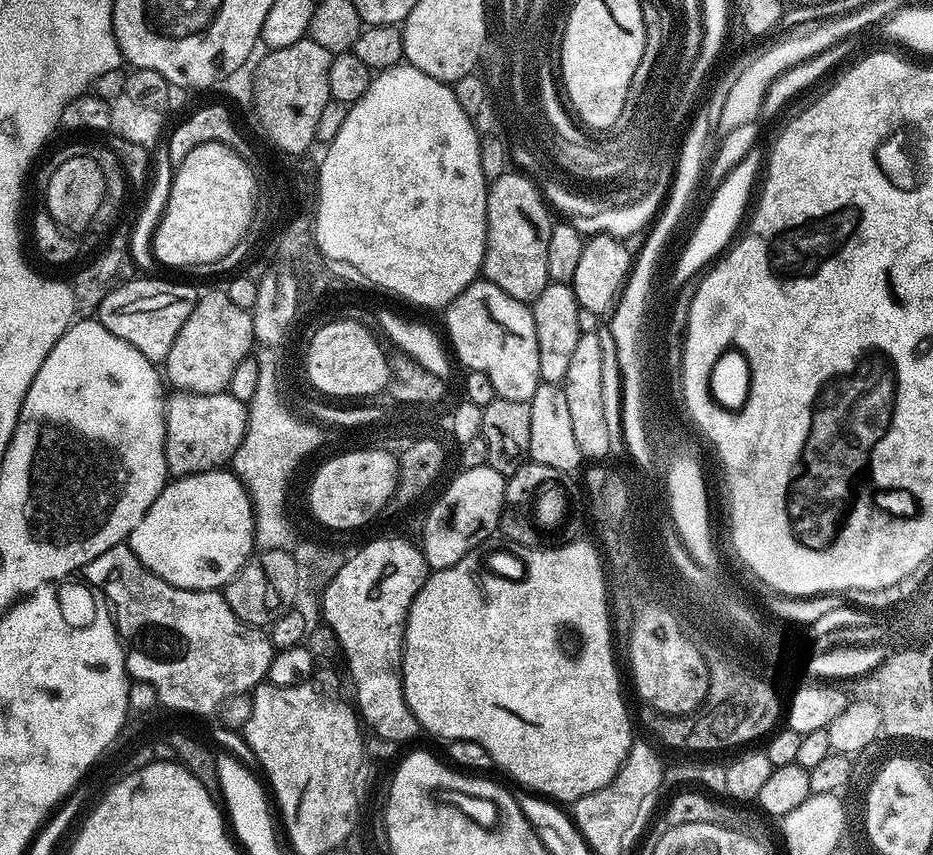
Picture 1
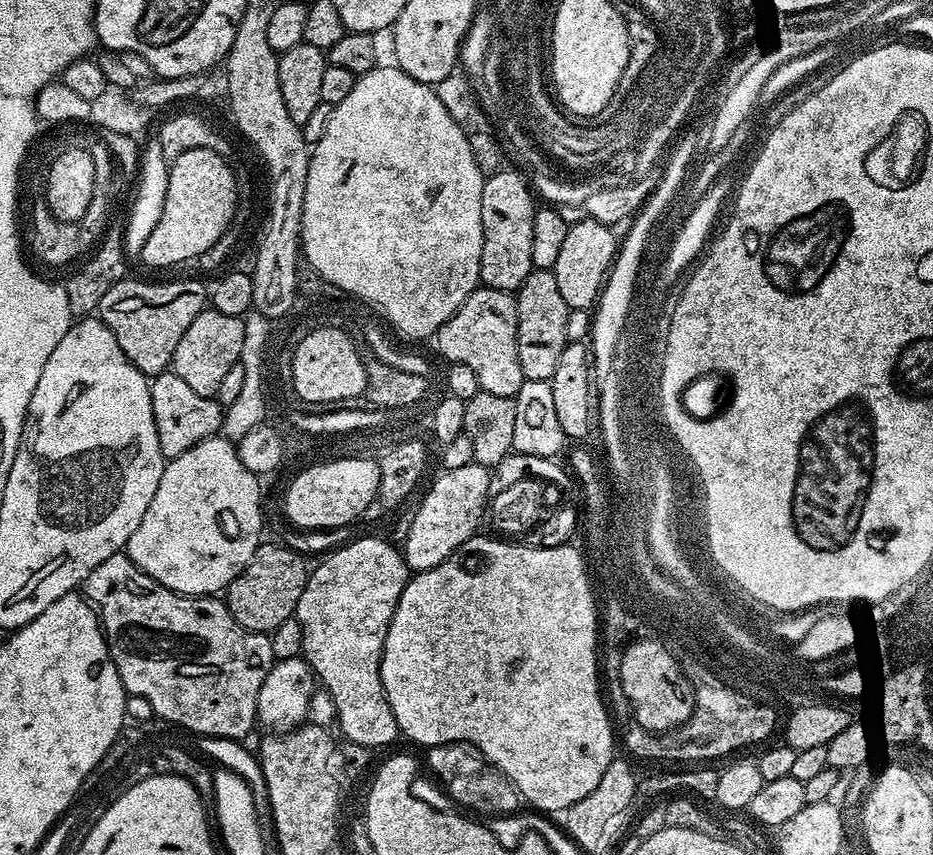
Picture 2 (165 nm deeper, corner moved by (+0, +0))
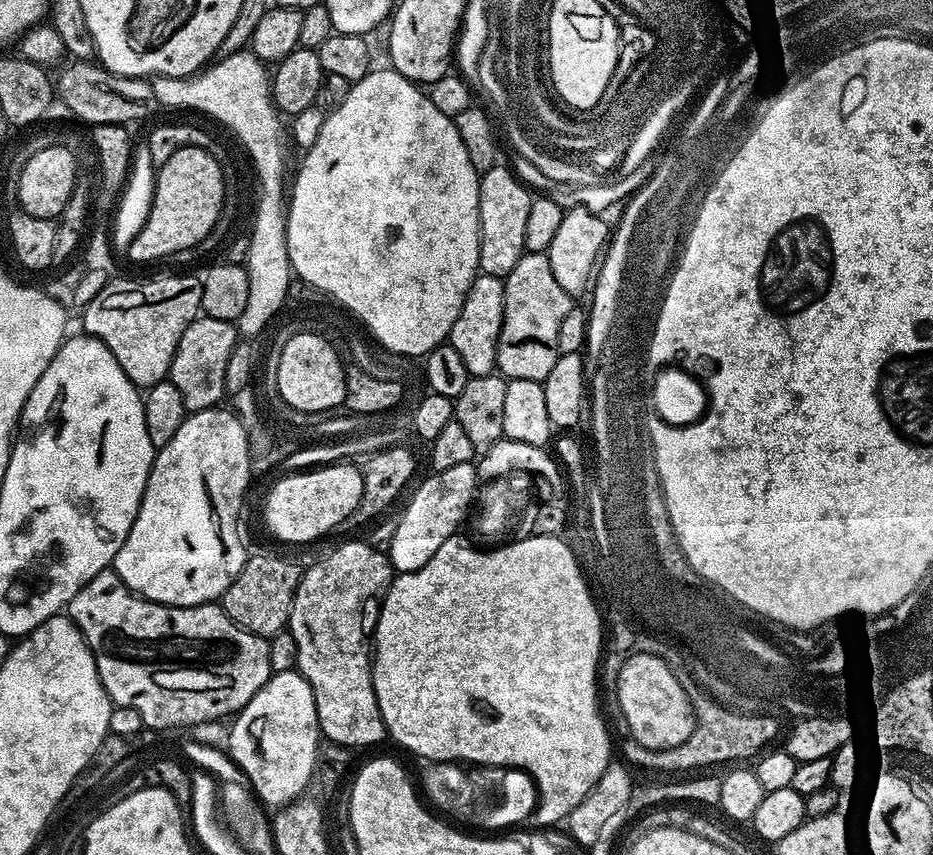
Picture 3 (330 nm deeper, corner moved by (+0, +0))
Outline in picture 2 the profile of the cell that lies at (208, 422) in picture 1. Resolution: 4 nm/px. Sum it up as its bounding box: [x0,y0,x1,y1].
[148,370,224,461]

